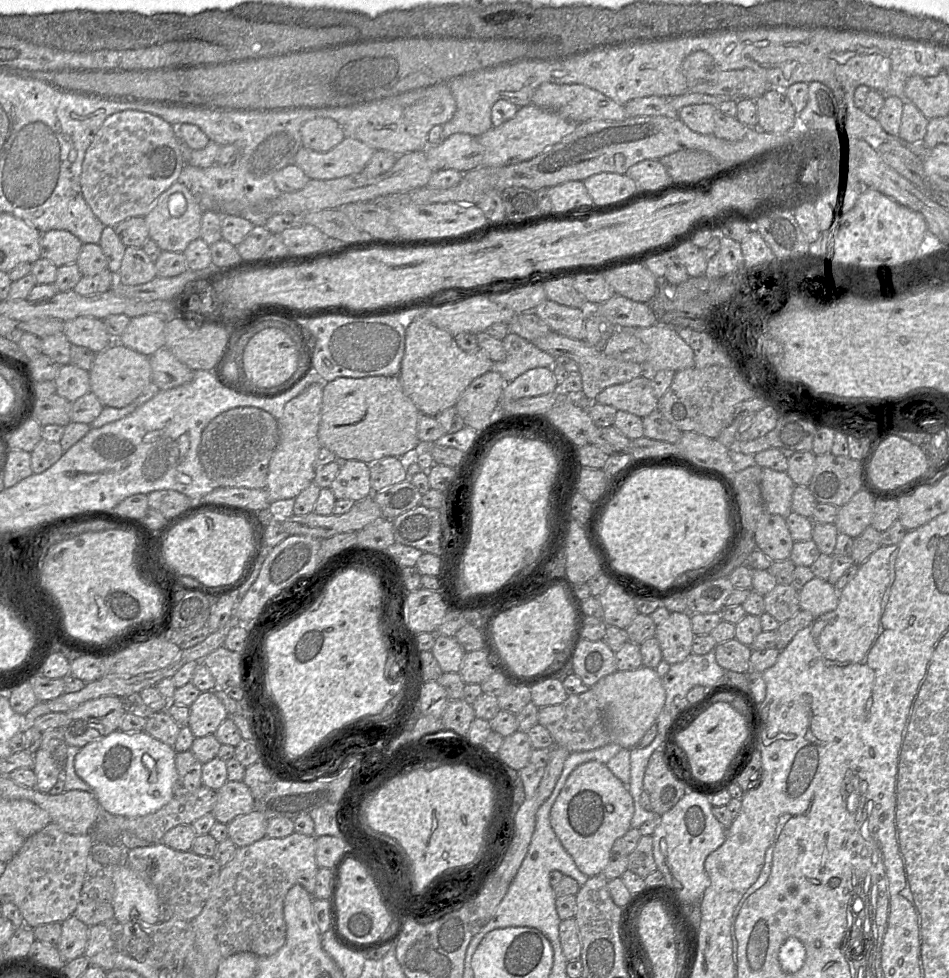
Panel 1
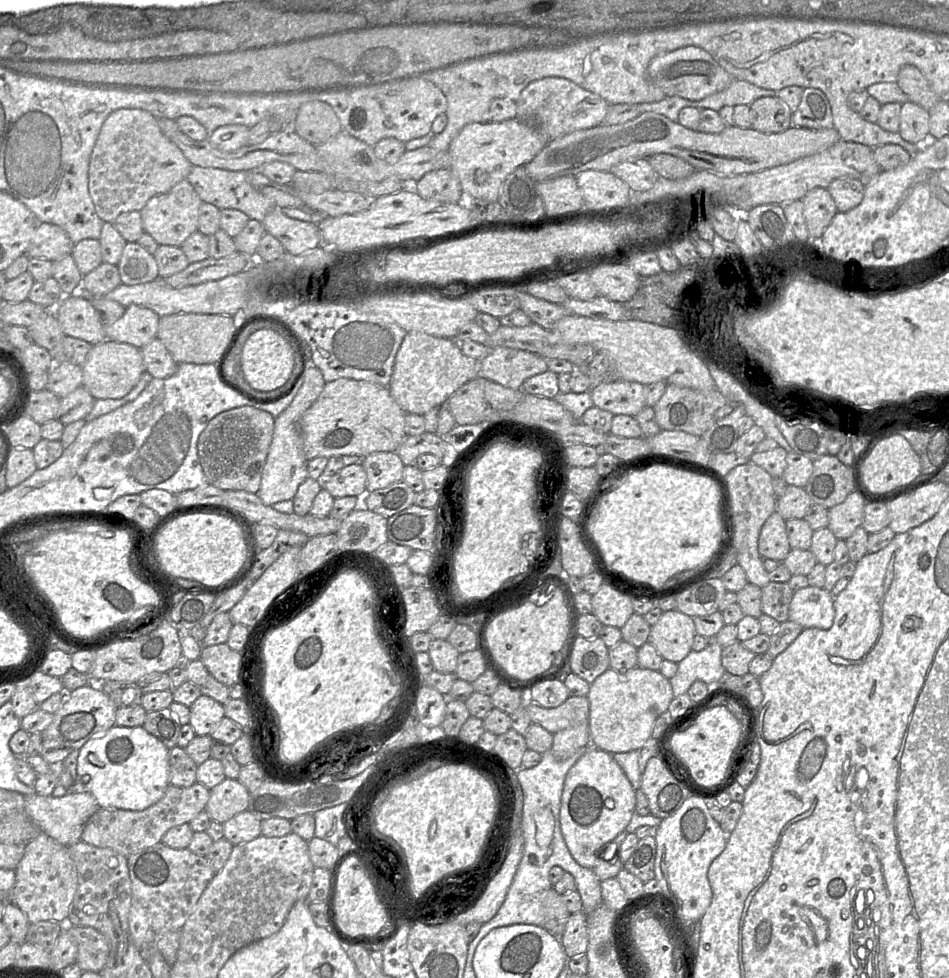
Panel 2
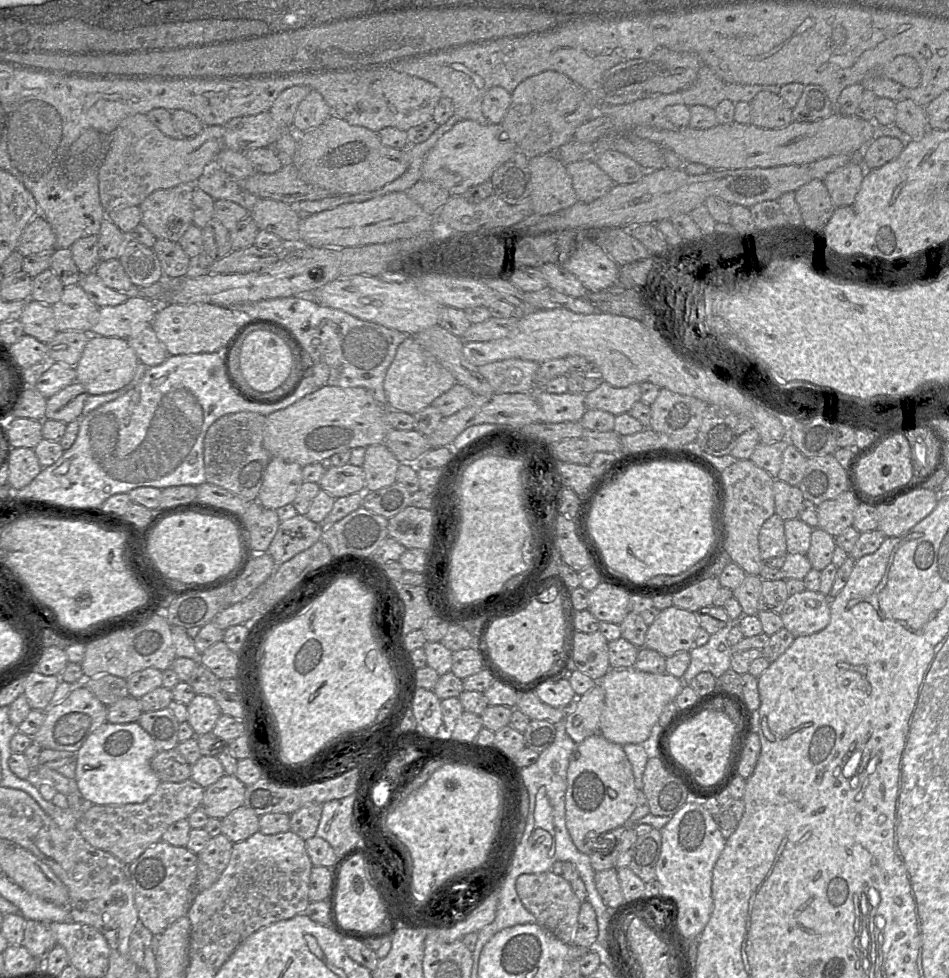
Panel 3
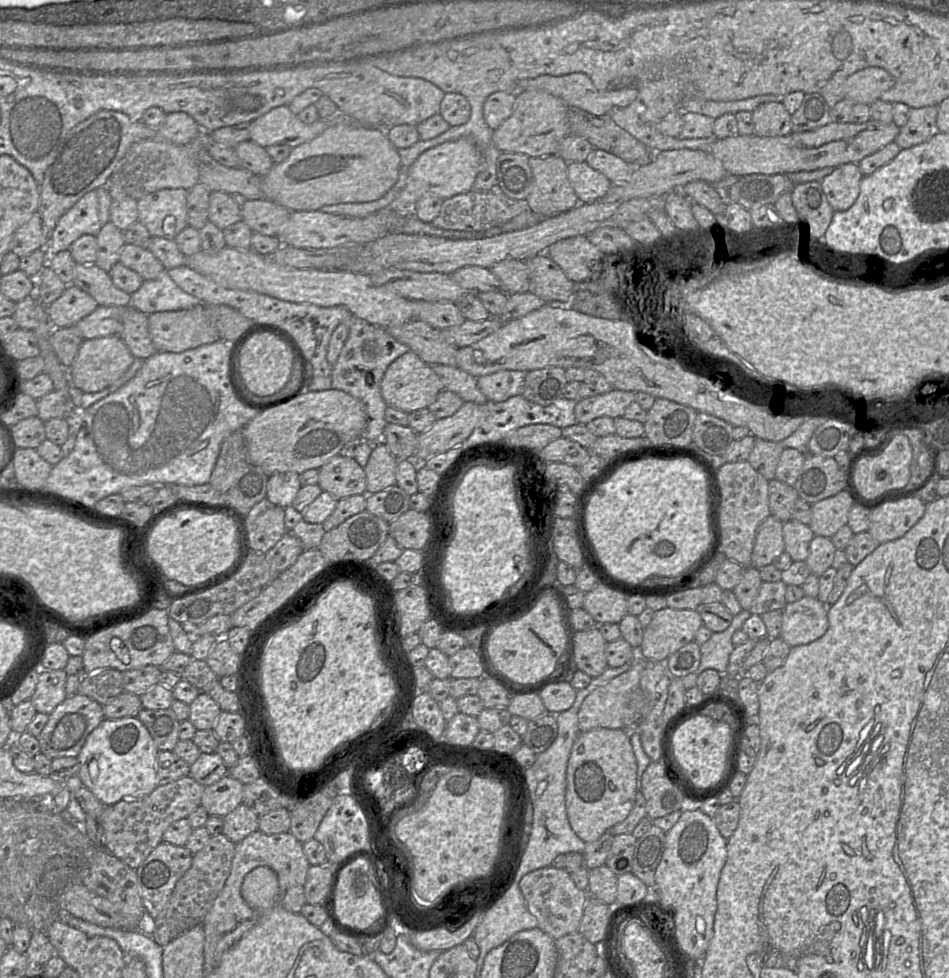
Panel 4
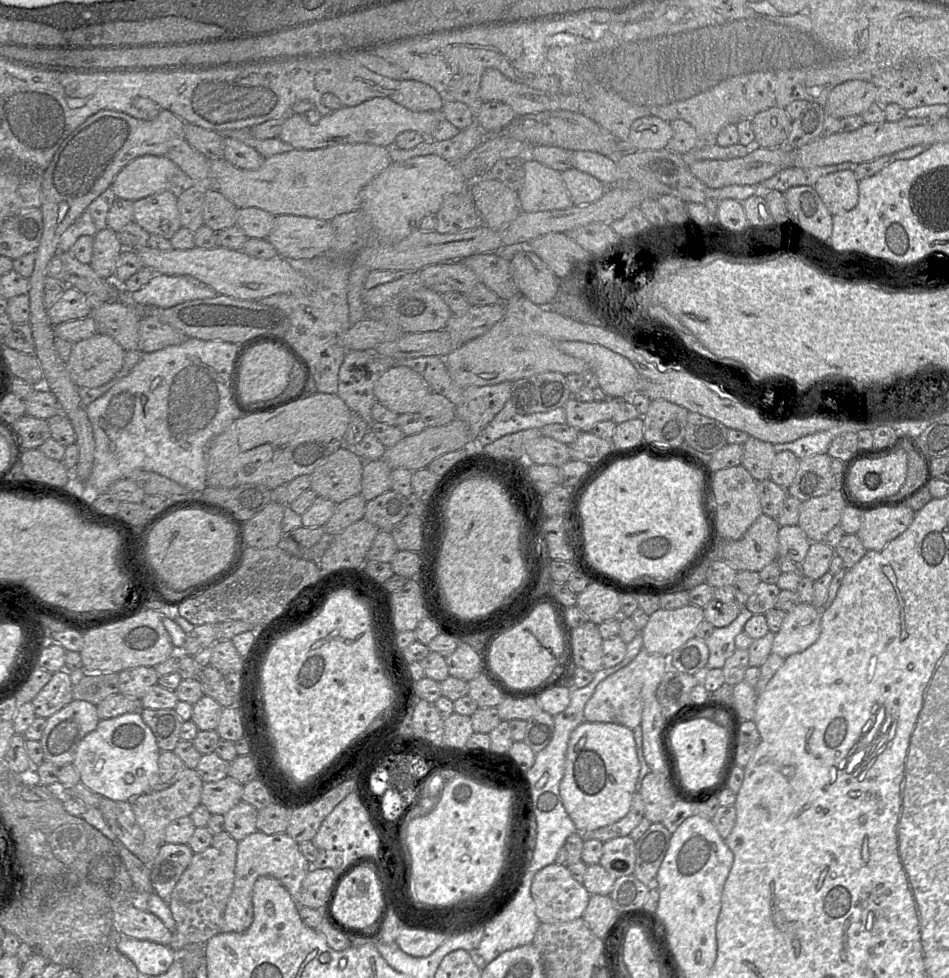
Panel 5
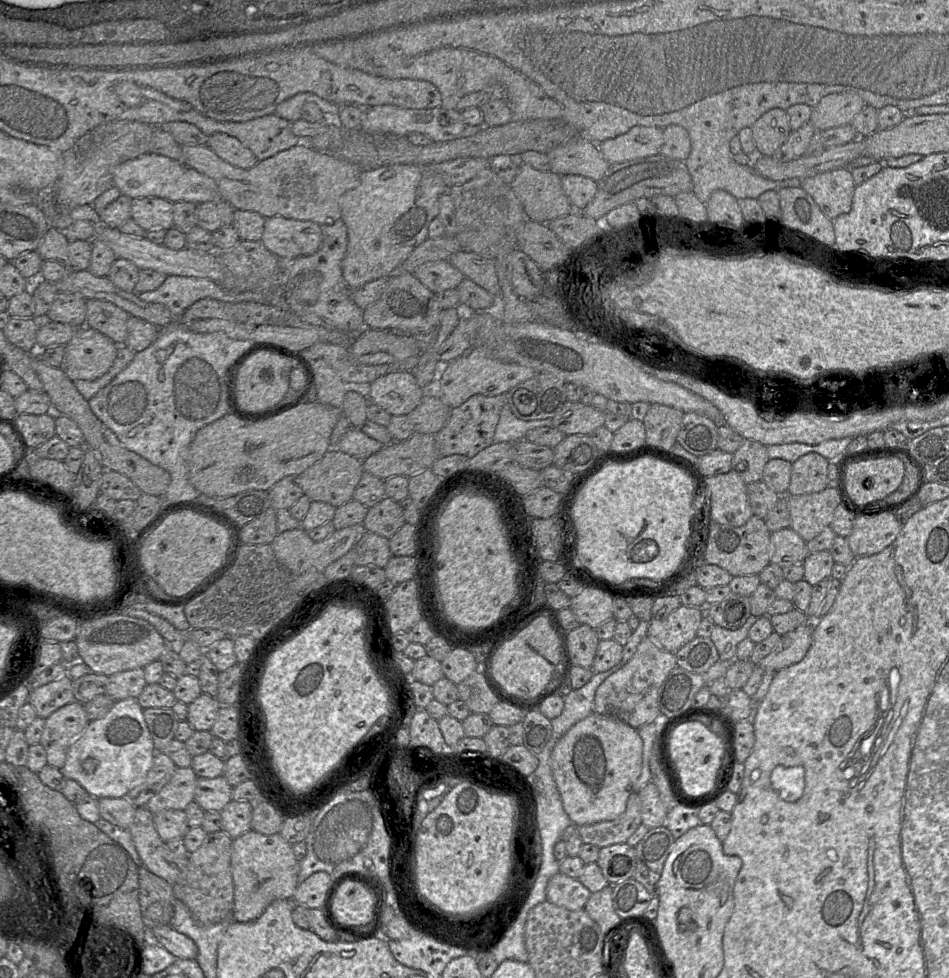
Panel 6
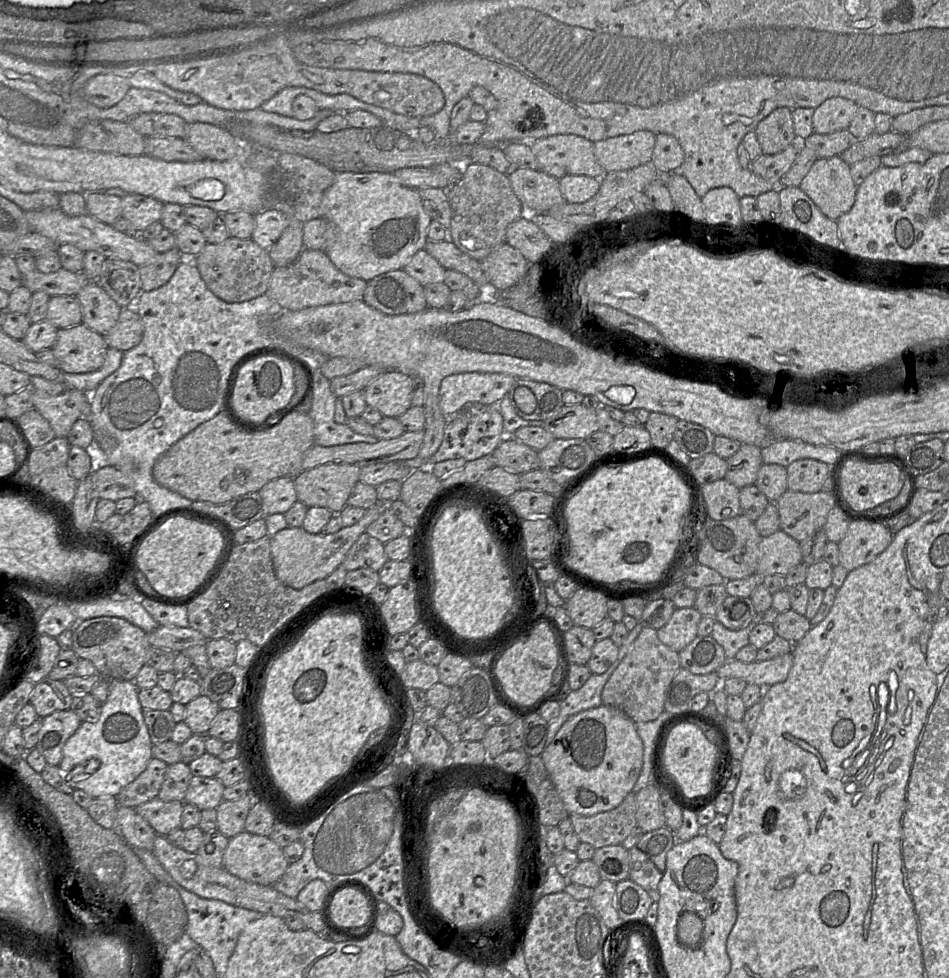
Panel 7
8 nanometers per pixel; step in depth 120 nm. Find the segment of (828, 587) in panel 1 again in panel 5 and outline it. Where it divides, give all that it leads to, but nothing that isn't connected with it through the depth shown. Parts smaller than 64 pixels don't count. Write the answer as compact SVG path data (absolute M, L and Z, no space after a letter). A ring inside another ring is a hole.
M801 602L790 611L785 611L786 616L777 633L775 633L772 644L772 653L776 653L783 658L794 653L799 653L811 646L821 633L821 608L816 608L811 603Z

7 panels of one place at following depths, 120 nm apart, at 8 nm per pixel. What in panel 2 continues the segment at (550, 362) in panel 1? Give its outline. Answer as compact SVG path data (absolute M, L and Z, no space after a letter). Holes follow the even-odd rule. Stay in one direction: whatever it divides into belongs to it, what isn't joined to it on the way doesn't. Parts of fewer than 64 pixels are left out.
M508 347L491 348L489 353L480 359L480 375L511 389L521 389L523 382L548 370L547 360L535 353Z

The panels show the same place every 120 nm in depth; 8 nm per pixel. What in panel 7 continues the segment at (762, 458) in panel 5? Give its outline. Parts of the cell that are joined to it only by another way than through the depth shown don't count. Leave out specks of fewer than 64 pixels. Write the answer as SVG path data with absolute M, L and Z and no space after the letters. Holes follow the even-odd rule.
M742 444L739 450L726 461L725 479L739 489L753 485L763 464L761 448L752 444Z

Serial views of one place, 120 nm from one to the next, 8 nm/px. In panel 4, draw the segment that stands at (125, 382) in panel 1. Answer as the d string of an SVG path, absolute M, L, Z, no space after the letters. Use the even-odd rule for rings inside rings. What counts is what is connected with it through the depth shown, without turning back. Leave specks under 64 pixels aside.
M119 335L83 340L70 371L71 383L84 393L96 393L110 386L131 366L134 356Z

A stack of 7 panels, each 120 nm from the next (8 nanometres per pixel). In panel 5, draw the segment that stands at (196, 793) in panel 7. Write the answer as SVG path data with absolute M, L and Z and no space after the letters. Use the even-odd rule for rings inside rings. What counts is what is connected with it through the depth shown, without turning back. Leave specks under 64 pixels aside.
M230 777L216 782L203 783L201 804L211 815L225 815L242 801L243 787L244 785Z

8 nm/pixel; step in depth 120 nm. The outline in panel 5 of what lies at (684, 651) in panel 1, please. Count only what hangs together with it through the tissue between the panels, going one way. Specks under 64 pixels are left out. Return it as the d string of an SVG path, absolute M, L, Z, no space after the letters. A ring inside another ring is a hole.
M694 604L676 609L660 608L649 616L641 631L643 647L653 654L669 657L689 639L696 637L696 629L703 620L703 608Z

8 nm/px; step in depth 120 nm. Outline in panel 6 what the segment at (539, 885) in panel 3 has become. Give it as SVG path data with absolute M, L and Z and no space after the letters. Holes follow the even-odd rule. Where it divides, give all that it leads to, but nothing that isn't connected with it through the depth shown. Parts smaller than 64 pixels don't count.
M561 872L546 887L546 901L570 911L583 909L591 892L578 880Z

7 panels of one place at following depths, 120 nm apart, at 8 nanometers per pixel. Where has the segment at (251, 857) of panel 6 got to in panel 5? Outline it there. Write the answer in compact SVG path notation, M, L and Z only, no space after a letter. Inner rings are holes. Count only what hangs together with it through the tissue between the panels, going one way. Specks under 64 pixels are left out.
M256 831L239 841L233 889L224 911L220 933L241 933L250 927L254 915L252 891L258 877L267 875L278 879L297 902L302 882L310 870L311 863L299 850L299 844L286 832L266 835Z

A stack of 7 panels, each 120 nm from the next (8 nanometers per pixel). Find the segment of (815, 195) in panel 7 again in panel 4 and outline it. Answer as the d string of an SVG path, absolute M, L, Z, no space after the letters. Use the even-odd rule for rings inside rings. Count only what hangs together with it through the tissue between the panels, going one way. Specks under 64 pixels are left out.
M846 163L834 168L821 180L822 189L834 211L850 208L860 192L863 177L858 163Z

